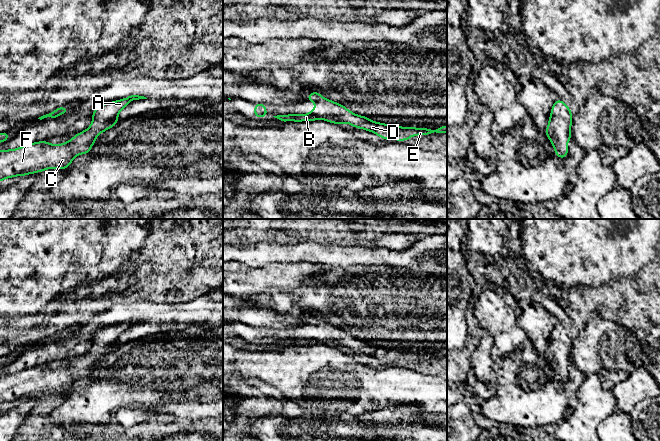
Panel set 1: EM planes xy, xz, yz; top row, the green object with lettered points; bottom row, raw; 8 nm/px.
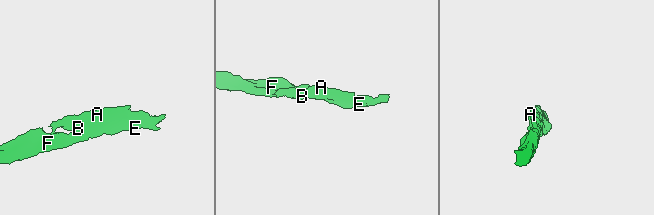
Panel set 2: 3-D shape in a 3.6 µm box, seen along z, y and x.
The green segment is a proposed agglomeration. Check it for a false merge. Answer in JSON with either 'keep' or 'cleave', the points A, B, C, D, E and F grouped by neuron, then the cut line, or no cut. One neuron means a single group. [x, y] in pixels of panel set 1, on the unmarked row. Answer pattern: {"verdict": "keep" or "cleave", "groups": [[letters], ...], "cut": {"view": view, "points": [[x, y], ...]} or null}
{"verdict": "keep", "groups": [["A", "B", "C", "D", "E", "F"]], "cut": null}

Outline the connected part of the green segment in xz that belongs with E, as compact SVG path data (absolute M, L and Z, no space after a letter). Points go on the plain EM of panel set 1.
M318 315L309 317L306 321L306 324L309 326L314 326L317 329L317 332L311 333L309 338L283 338L273 341L284 346L304 346L322 343L338 349L348 347L351 348L355 353L360 352L369 356L373 356L380 362L387 363L388 365L407 365L414 359L427 360L433 357L447 357L447 349L443 349L437 353L431 353L405 350L399 351L396 349L373 346L369 341L354 338L342 328L322 321L321 317Z

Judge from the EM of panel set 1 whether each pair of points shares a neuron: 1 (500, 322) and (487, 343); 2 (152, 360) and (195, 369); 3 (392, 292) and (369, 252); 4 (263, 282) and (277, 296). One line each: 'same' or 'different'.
1: different
2: same
3: different
4: different

